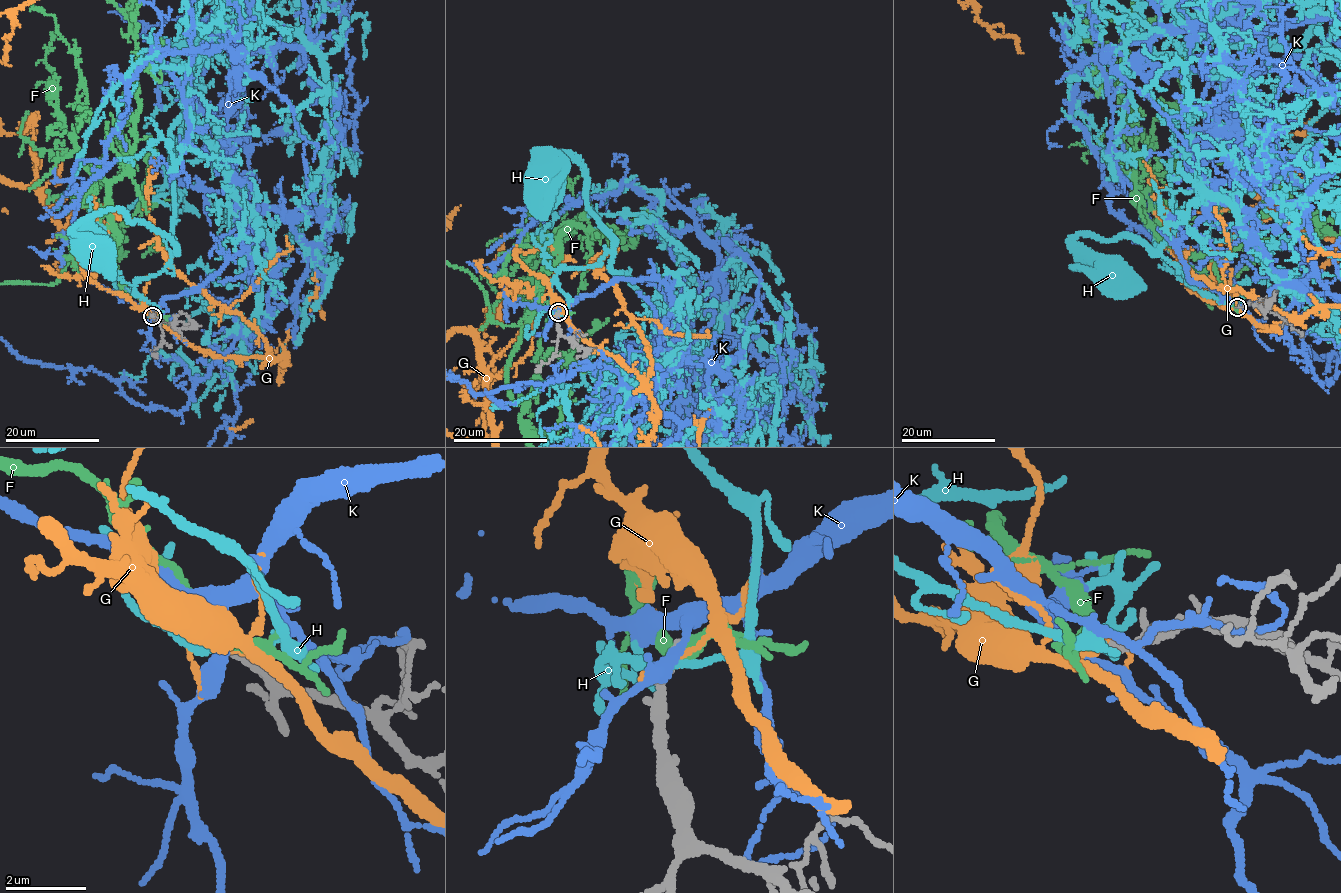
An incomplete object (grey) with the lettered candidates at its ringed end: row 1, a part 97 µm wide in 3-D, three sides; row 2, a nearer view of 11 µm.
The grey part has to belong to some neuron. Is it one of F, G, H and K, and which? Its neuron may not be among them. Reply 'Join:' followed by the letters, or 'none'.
Join: none

